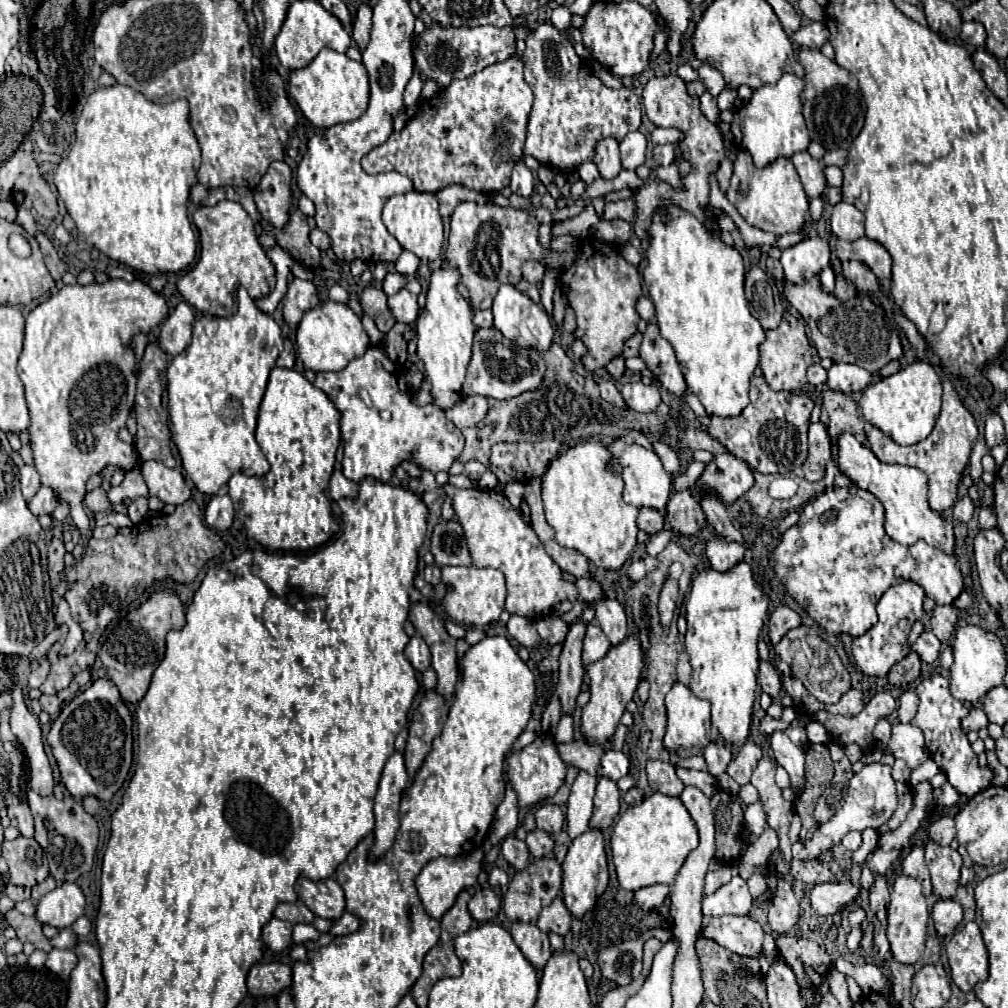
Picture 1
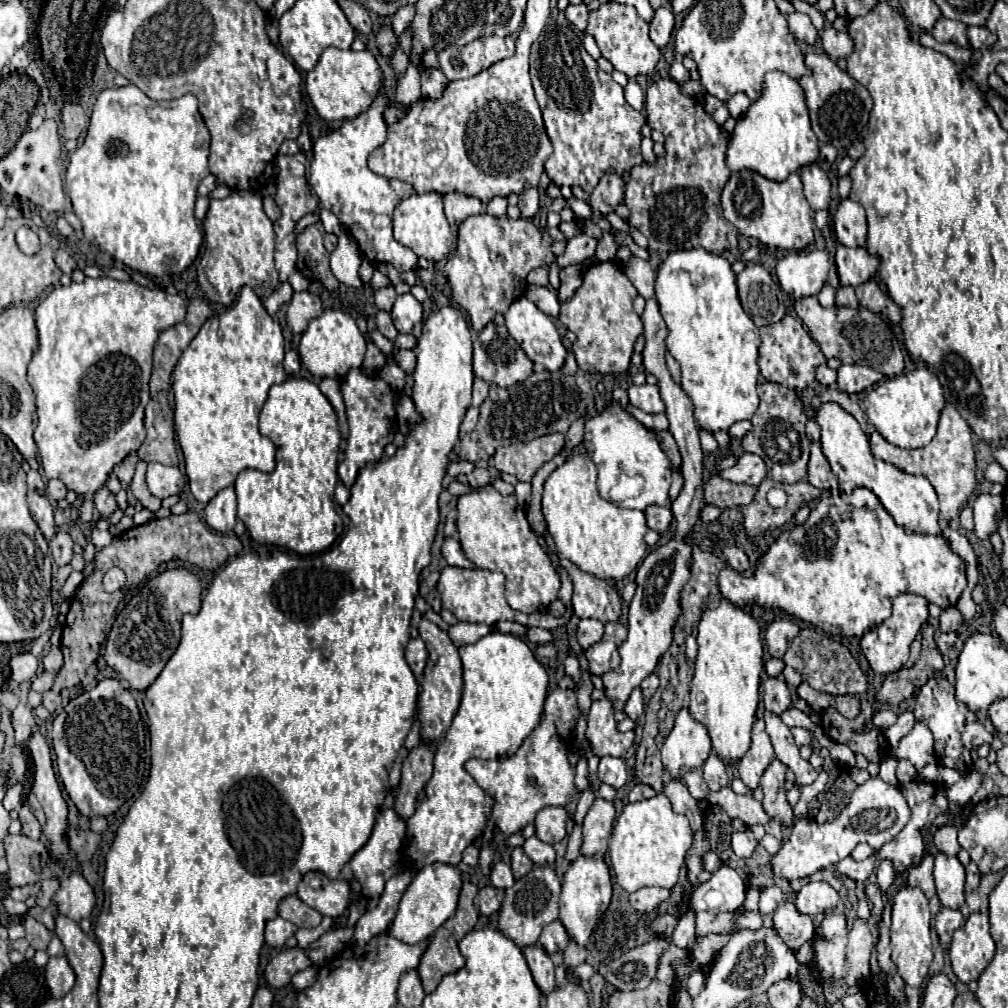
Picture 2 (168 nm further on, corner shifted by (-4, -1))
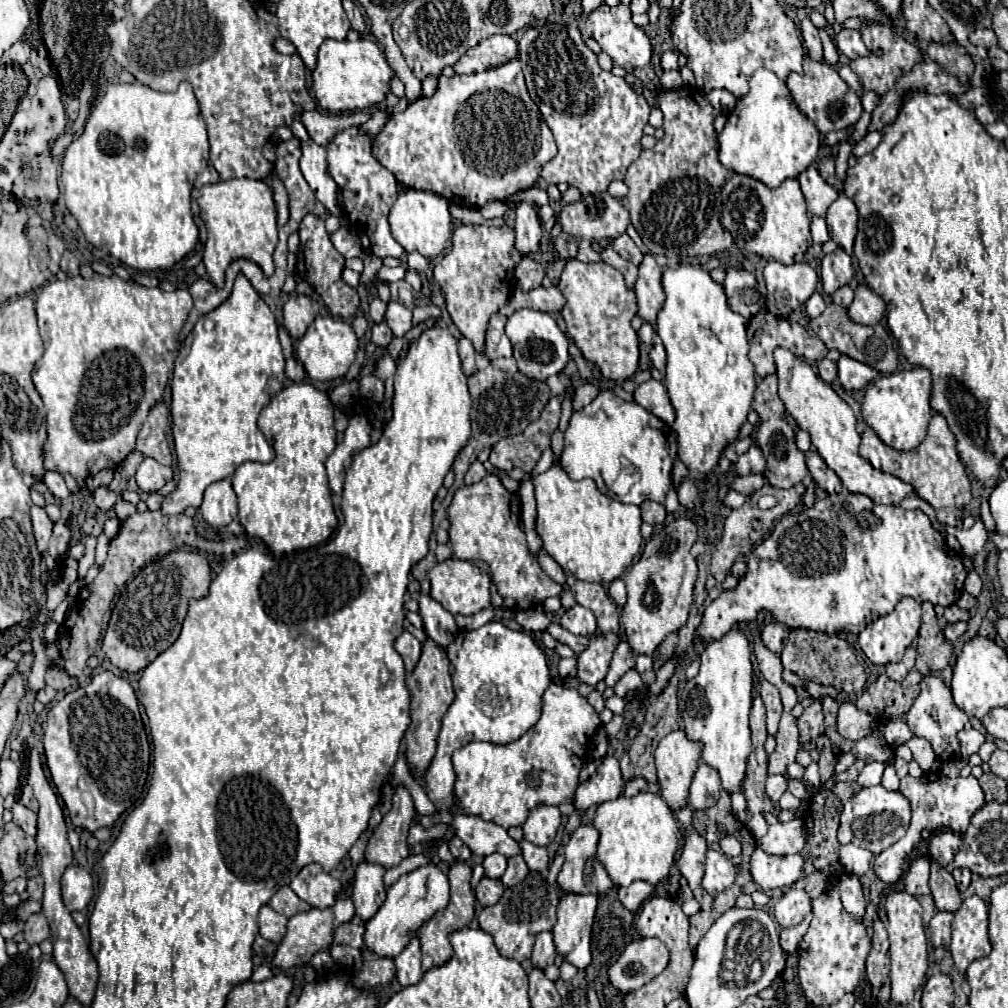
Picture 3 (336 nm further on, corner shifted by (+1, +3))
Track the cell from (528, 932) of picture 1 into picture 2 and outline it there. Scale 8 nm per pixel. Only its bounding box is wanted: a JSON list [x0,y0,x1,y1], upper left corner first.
[524,946,556,996]

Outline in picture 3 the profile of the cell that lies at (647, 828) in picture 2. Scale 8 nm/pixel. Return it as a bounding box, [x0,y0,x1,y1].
[593,792,679,886]

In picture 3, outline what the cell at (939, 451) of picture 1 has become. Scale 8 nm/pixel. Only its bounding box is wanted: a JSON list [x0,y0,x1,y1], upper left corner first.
[859,414,971,526]

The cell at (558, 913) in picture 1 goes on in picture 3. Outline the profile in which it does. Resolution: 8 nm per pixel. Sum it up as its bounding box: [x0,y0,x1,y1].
[531,932,557,968]

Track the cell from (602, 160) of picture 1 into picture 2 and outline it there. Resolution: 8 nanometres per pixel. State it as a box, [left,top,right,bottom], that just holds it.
[590,174,624,214]

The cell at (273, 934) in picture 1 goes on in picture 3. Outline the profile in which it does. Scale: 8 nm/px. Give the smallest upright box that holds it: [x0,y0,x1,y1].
[259,906,287,944]

